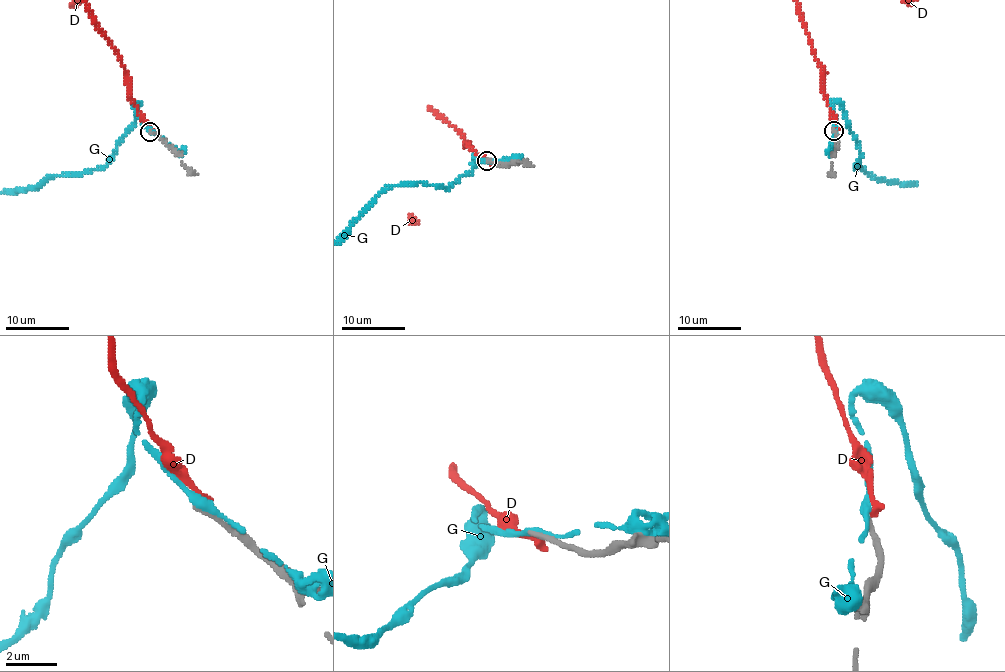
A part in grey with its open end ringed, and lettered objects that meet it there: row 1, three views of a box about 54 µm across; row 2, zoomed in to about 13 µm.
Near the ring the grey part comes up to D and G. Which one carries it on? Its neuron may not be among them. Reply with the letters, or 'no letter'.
no letter

